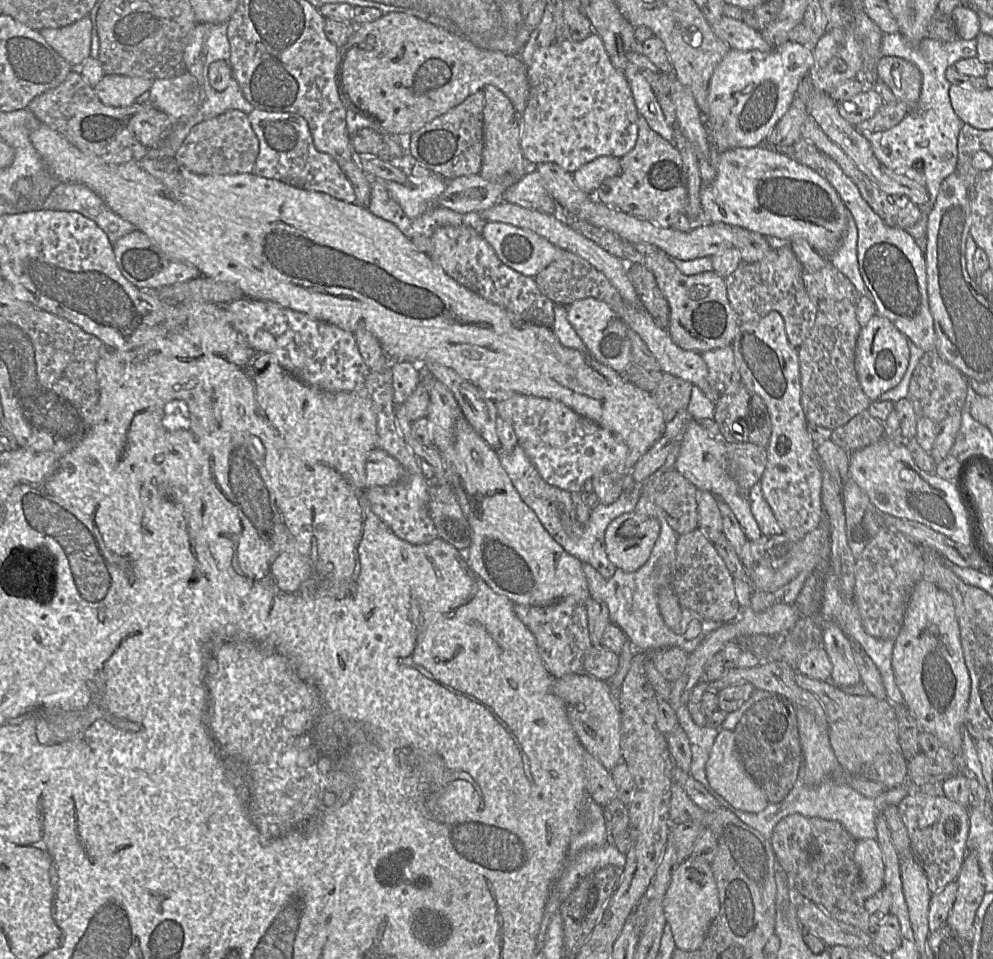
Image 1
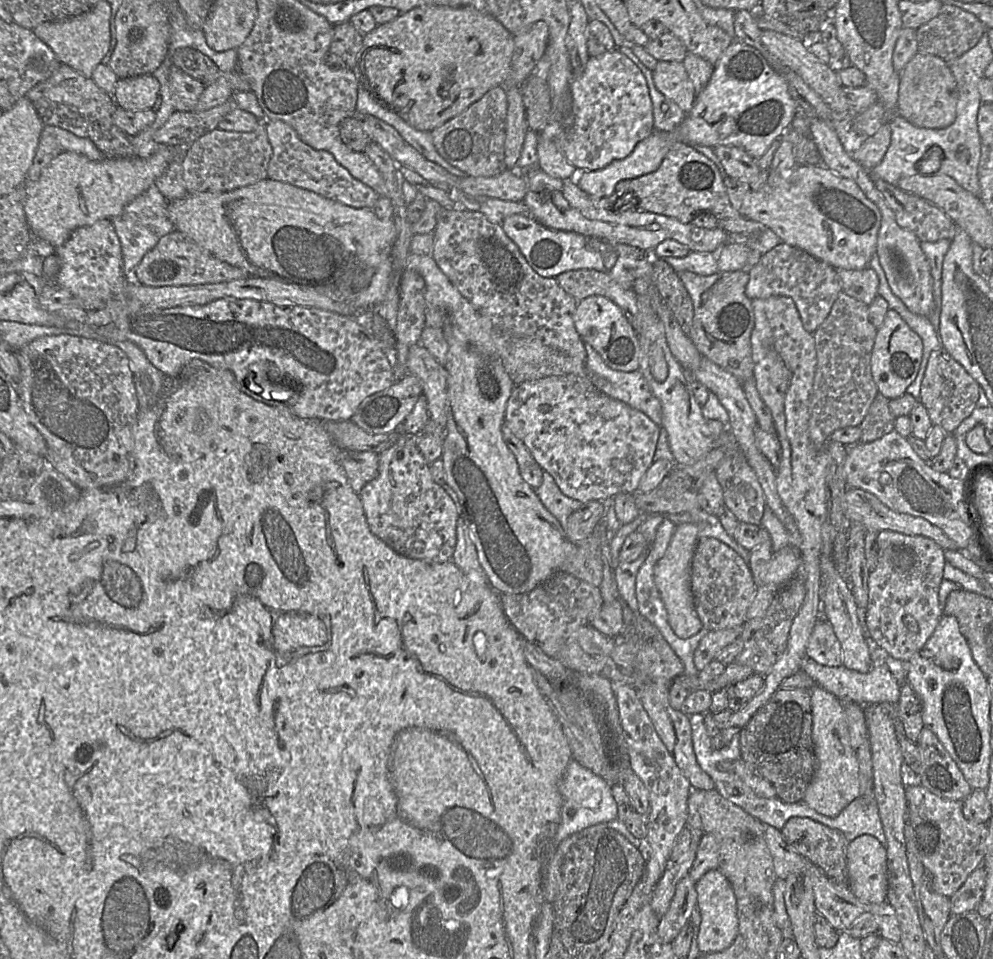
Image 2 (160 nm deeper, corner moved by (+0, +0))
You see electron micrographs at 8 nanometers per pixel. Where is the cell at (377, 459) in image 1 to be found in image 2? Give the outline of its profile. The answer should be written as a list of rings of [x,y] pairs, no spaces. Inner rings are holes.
[[[345,451],[341,453],[341,464],[353,491],[360,494],[363,487],[378,475],[379,455],[373,451]]]

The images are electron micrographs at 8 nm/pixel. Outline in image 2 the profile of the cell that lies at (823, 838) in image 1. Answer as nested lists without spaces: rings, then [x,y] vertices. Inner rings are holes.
[[[791,817],[781,829],[781,834],[794,852],[817,866],[828,879],[848,884],[846,848],[849,842],[840,830],[829,828],[809,818]]]

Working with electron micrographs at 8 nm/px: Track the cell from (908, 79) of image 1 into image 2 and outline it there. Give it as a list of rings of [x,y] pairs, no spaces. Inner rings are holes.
[[[916,54],[899,72],[897,115],[918,128],[942,129],[956,118],[956,81],[948,63],[933,55]]]

